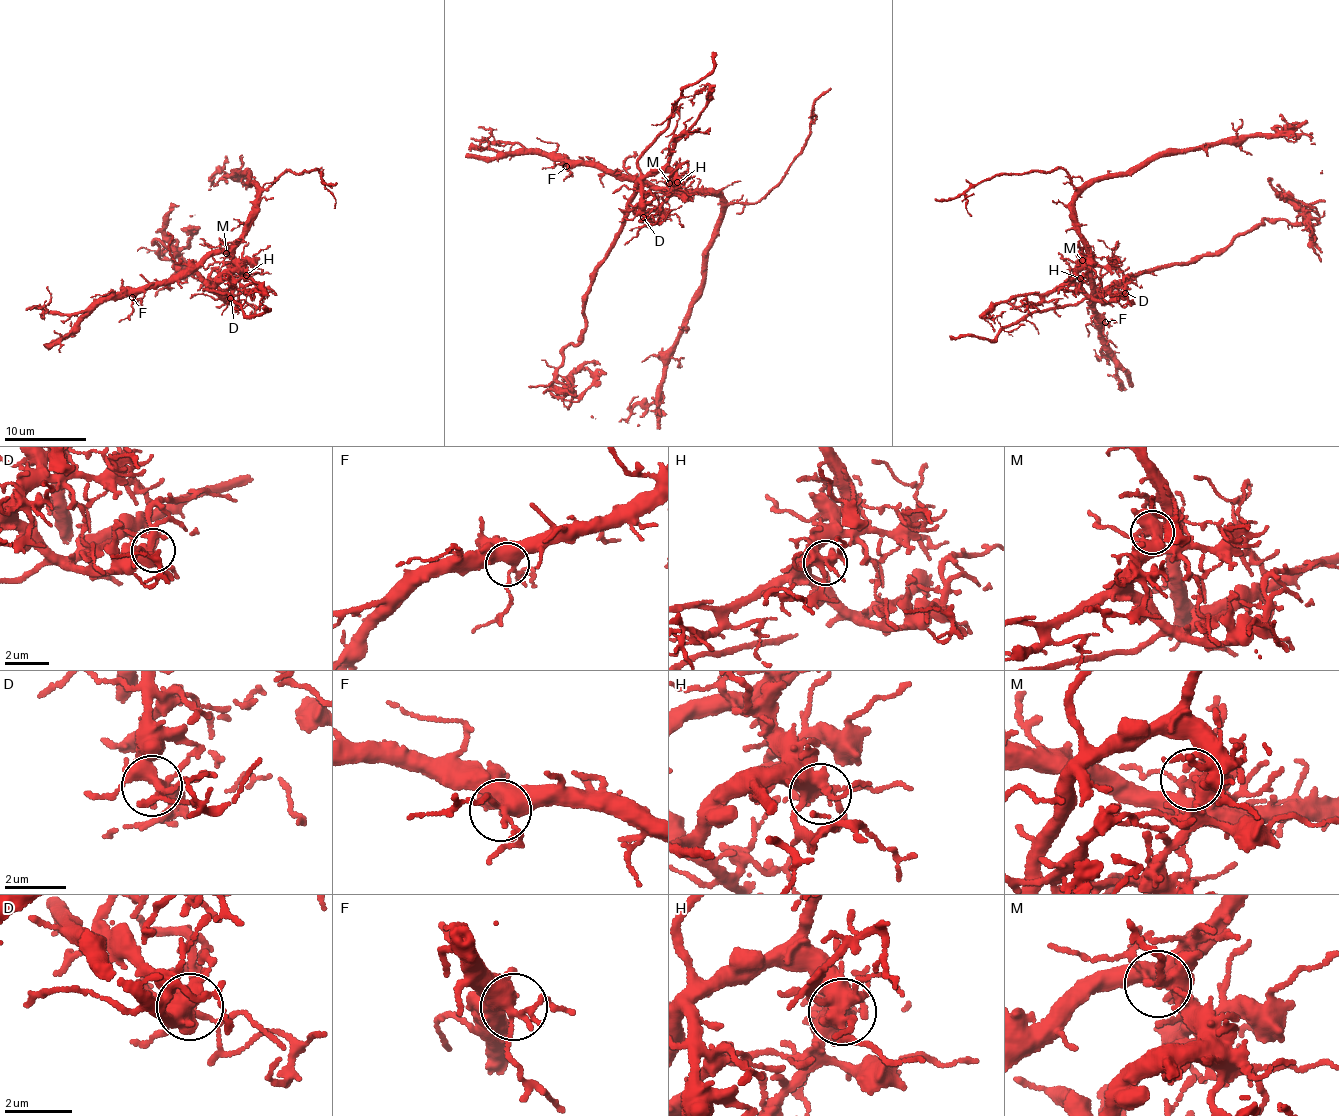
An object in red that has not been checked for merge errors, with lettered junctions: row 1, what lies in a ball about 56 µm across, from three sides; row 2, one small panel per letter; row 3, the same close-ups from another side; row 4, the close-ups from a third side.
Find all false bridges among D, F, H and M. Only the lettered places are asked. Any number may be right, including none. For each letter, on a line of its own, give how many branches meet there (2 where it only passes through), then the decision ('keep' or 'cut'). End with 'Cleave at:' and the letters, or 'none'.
D: 8 branches meet; keep
F: 4 branches meet; keep
H: 6 branches meet; keep
M: 5 branches meet; cut
Cleave at: M

